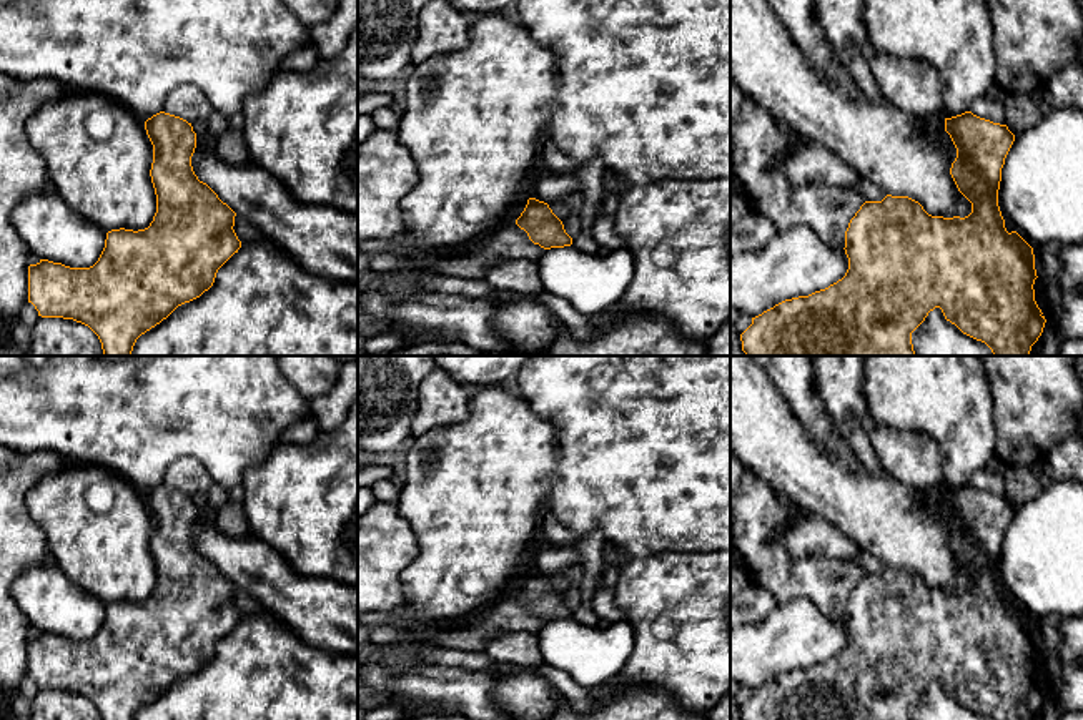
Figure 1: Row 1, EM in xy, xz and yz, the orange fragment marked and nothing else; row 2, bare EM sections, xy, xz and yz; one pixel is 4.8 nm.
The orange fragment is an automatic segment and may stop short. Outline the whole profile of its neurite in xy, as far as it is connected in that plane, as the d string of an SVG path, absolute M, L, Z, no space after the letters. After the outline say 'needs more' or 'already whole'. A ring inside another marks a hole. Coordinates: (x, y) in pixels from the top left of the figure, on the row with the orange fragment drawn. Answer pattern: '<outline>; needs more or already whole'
M160 111L145 121L153 145L150 170L156 213L145 229L111 229L90 268L40 259L28 266L28 303L42 318L73 319L100 339L103 356L130 356L136 339L178 306L208 291L218 269L241 248L233 226L236 213L193 171L196 133L186 120Z; already whole

